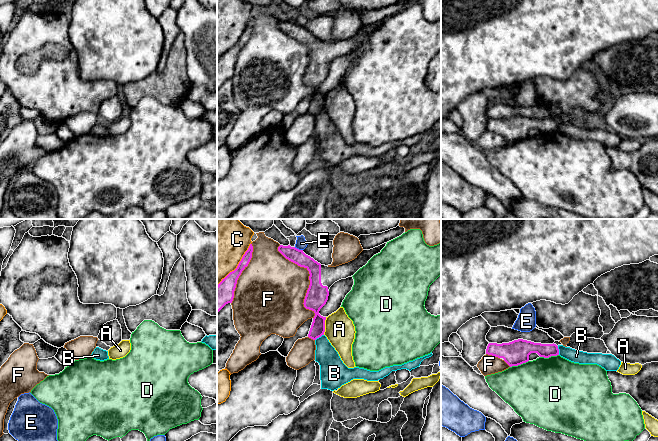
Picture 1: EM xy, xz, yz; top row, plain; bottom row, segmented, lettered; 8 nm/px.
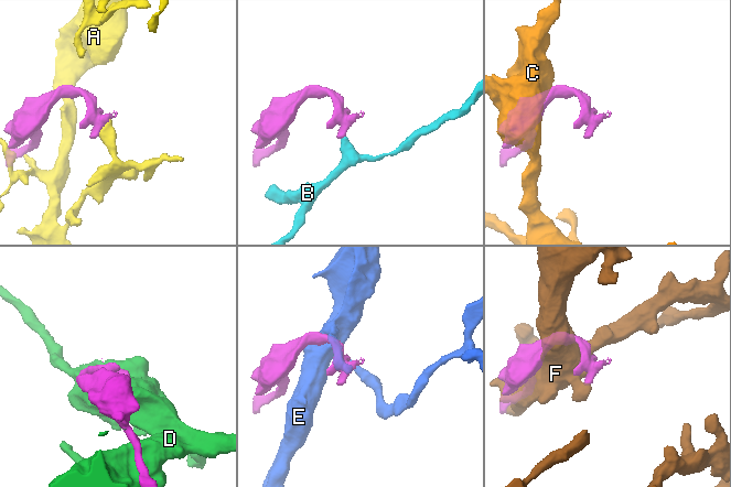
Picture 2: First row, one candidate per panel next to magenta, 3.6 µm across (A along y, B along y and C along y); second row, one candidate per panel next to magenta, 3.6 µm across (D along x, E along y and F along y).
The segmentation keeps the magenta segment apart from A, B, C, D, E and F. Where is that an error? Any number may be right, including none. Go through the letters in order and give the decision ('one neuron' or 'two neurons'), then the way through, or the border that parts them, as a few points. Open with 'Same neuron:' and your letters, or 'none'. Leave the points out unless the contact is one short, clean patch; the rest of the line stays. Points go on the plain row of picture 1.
Same neuron: none
A: two neurons | along xz (326, 93), (323, 110)
B: two neurons | along xz (323, 110), (315, 116)
C: two neurons
D: two neurons
E: two neurons
F: two neurons

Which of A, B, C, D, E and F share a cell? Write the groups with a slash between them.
A / B / C / D / E / F

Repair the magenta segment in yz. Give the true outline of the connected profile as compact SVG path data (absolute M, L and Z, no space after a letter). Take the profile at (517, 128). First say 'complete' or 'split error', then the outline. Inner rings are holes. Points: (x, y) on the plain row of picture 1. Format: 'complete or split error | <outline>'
complete | M518 115L509 119L489 119L486 130L503 134L510 142L518 142L529 137L529 131L537 129L540 133L549 134L559 131L556 120L541 120Z

